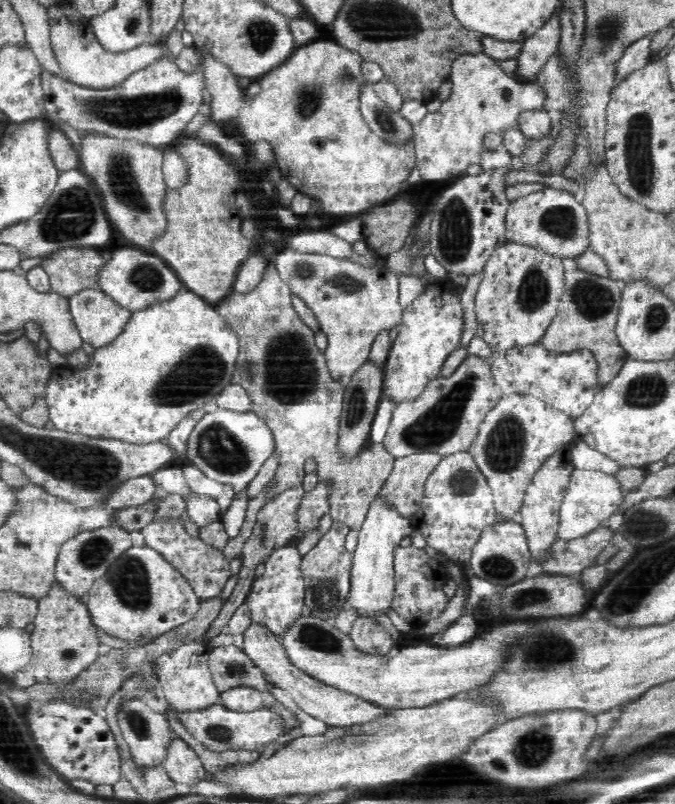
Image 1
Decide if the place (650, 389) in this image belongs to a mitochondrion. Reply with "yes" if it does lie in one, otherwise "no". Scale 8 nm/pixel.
yes

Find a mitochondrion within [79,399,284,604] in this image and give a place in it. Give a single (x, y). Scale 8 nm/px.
(218, 447)

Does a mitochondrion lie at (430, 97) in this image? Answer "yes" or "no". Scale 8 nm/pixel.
no

